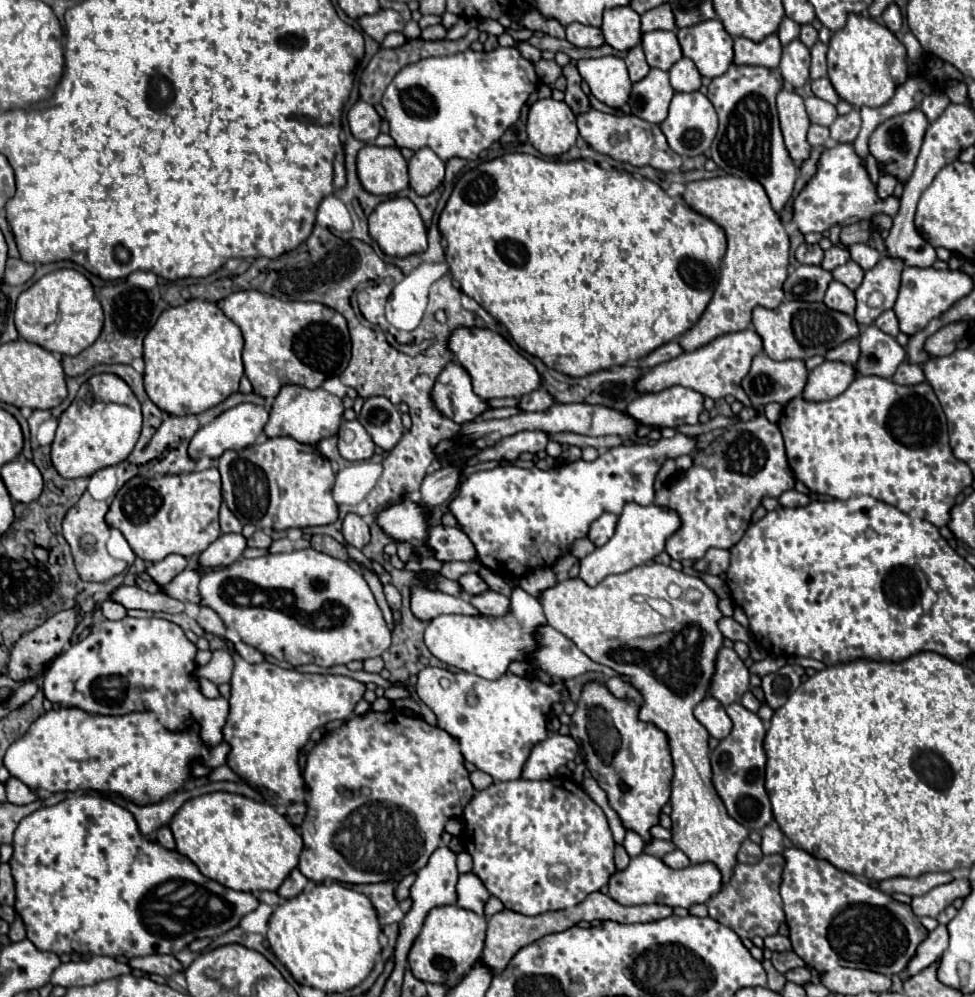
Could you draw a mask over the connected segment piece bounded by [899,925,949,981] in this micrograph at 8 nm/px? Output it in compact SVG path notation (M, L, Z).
M939 925L935 931L927 935L923 945L919 945L915 957L911 957L911 965L907 965L907 969L903 969L903 973L899 975L901 981L907 981L907 977L915 977L915 973L921 973L929 965L933 965L947 949L947 943L949 943L947 929L945 925Z

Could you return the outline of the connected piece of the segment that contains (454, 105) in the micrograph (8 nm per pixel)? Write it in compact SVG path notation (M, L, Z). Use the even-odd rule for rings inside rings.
M497 47L489 53L467 49L463 53L429 57L407 65L389 83L381 105L389 121L389 135L395 139L399 149L409 147L417 151L421 147L429 147L439 155L441 161L449 161L451 157L477 159L481 151L489 149L519 119L521 107L537 89L537 85L539 77L533 69L533 63L523 59L515 47Z

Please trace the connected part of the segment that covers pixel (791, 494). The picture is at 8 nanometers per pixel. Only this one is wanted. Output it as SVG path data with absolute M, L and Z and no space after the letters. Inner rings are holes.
M789 489L789 491L781 493L777 501L779 501L783 507L805 507L805 505L809 503L809 497L807 497L805 493L799 493L799 491L795 491L795 489Z

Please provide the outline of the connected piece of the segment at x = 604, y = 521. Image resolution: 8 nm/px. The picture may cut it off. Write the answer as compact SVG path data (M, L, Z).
M603 513L599 519L595 519L595 521L591 523L591 529L589 529L587 539L593 541L595 547L601 547L601 545L605 545L605 543L613 537L615 525L617 525L617 515L613 515L613 513Z

